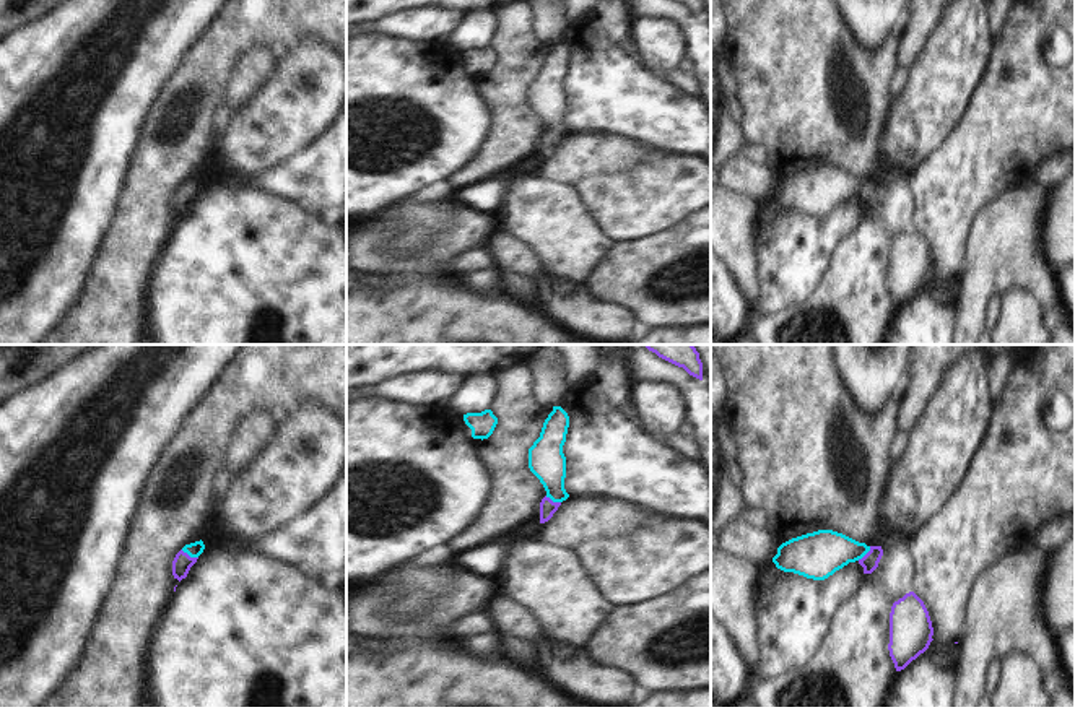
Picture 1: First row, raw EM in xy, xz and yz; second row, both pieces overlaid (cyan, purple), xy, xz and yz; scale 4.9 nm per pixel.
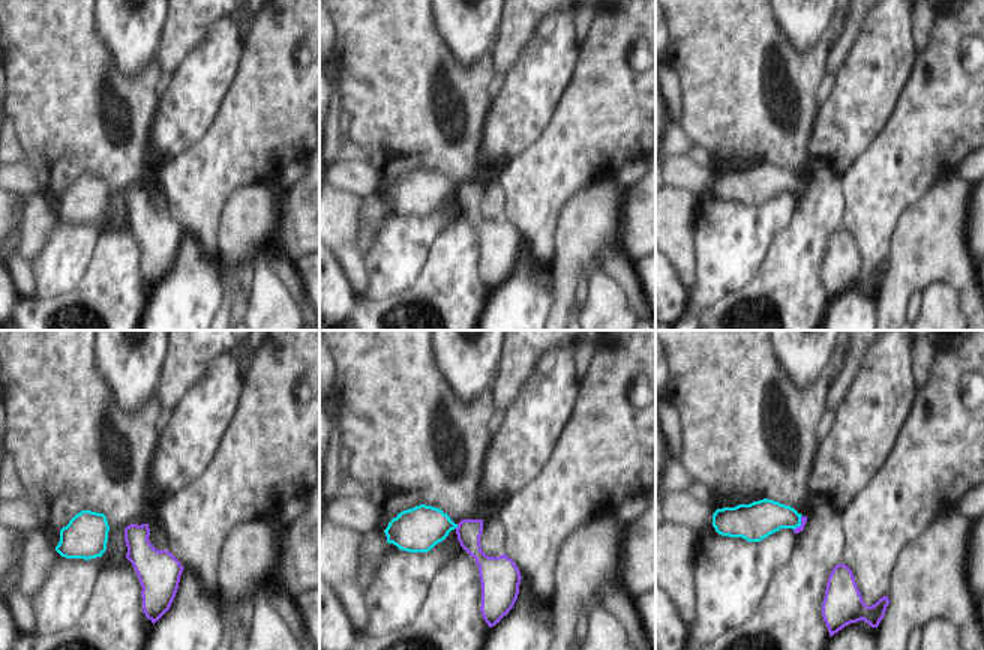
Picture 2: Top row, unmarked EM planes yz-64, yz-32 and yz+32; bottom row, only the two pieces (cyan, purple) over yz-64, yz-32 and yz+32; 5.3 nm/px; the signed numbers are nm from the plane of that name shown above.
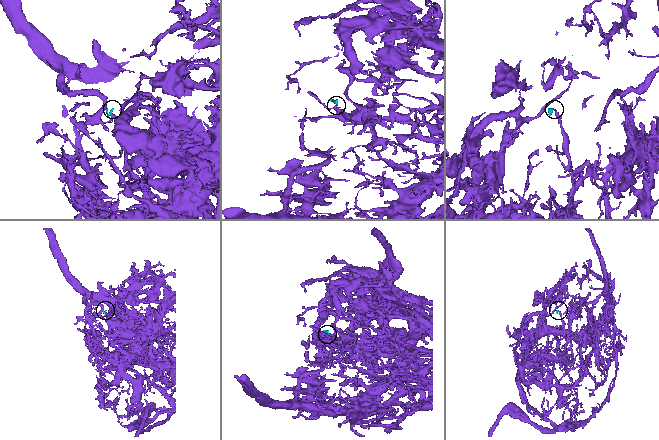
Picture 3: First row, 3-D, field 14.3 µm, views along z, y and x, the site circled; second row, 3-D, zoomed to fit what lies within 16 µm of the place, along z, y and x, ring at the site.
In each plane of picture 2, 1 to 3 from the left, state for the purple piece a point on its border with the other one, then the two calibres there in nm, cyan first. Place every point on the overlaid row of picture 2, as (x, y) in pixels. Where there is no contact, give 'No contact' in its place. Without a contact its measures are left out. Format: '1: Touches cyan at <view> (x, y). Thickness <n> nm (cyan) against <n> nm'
1: No contact
2: Touches cyan at yz-32 (456, 527). Thickness 240 nm (cyan) against 130 nm
3: Touches cyan at yz+32 (800, 524). Thickness 200 nm (cyan) against 40 nm.

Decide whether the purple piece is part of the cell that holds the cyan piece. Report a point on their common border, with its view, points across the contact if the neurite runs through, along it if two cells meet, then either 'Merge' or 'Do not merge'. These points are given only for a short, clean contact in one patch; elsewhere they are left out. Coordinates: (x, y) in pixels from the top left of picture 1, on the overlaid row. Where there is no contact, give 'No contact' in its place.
Touches cyan at xy (189, 555). Path across: xy (194, 550), (189, 555), (182, 563). Merge.

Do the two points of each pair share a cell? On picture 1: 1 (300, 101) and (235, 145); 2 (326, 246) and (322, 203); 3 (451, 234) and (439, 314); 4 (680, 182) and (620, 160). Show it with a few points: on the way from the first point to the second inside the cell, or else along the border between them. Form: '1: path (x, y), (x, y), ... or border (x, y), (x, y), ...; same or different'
1: path (283, 117), (251, 143); same
2: border (290, 202), (329, 221); different
3: path (435, 254), (435, 294); same
4: border (652, 151), (628, 169), (604, 169), (596, 174); different

